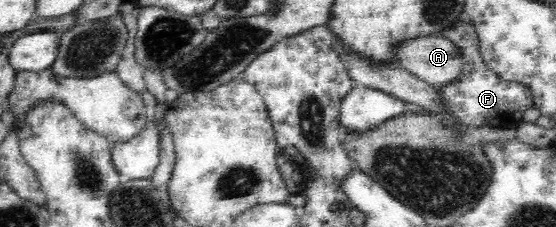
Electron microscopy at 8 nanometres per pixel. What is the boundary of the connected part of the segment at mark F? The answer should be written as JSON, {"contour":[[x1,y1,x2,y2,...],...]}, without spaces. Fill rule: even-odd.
{"contour":[[459,21,453,29,449,30,446,36,462,46,467,58,467,70,461,77,461,82,455,84,455,86,447,86,446,89,441,89,443,95,447,96,446,102,450,102,454,106,456,114,463,116,465,125,516,128,521,123,522,114,525,110,532,108,532,97,529,90,517,82,502,80,499,74,491,71,484,64,484,60,480,56,479,37,473,25]]}

